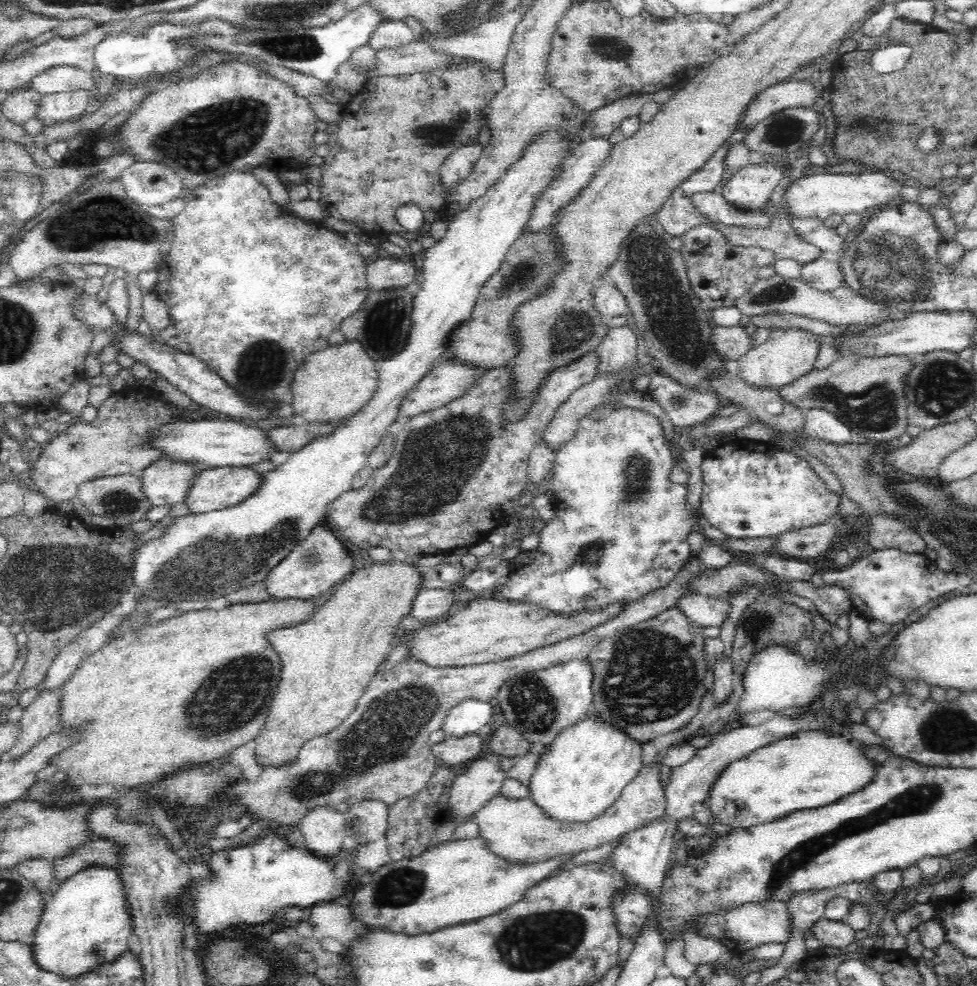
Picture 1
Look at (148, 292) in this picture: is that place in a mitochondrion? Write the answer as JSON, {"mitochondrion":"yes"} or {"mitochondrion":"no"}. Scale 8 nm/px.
{"mitochondrion":"no"}

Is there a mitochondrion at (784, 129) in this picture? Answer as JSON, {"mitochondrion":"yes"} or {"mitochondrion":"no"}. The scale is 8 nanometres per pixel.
{"mitochondrion":"yes"}

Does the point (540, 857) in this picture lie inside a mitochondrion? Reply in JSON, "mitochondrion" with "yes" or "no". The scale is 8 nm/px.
{"mitochondrion":"no"}

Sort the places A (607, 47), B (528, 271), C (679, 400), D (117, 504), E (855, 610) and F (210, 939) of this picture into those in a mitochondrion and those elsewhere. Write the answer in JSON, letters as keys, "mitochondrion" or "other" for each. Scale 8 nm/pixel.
{"A":"mitochondrion","B":"mitochondrion","C":"mitochondrion","D":"mitochondrion","E":"other","F":"other"}

